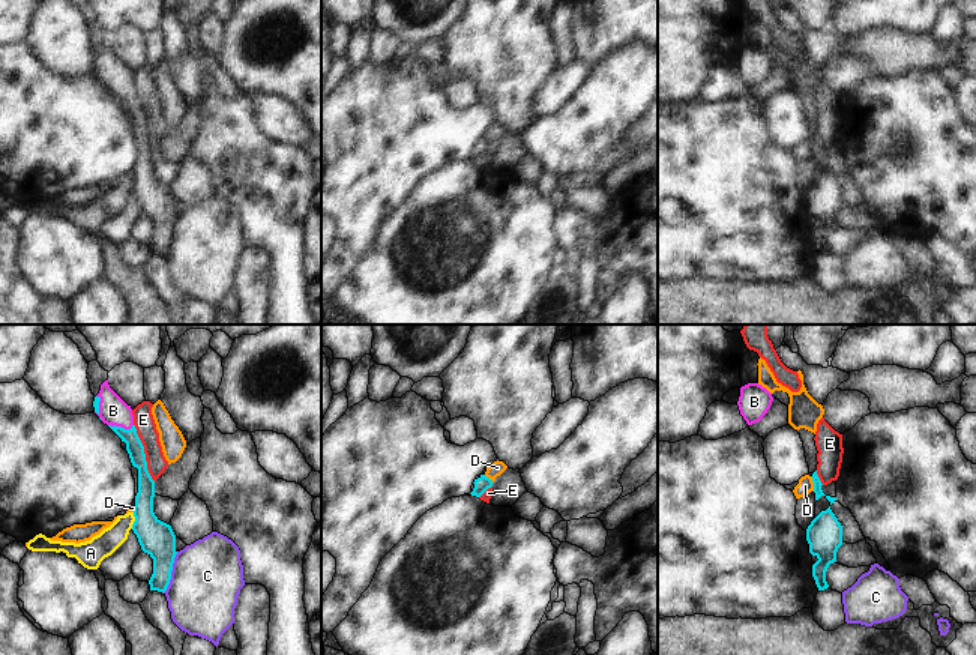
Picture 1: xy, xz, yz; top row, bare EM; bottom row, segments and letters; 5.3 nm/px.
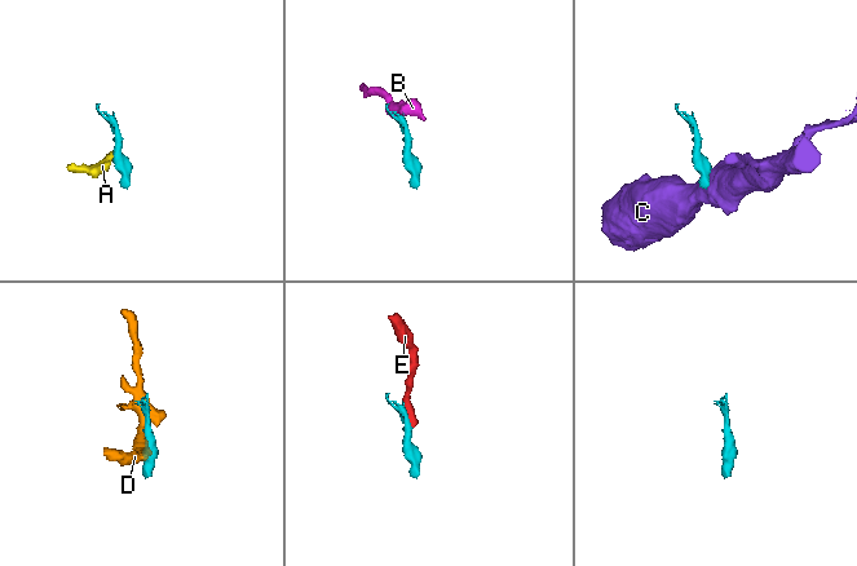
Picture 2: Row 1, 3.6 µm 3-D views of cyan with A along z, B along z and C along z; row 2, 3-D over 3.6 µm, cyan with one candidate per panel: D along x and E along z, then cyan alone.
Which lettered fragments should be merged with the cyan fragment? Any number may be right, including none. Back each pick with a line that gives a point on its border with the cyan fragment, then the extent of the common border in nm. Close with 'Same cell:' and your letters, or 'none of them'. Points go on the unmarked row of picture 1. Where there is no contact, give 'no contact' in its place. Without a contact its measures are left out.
B: contact xy (120, 90); length 140 nm
Same cell: B

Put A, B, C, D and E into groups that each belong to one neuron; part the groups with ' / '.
A E / B / C / D

